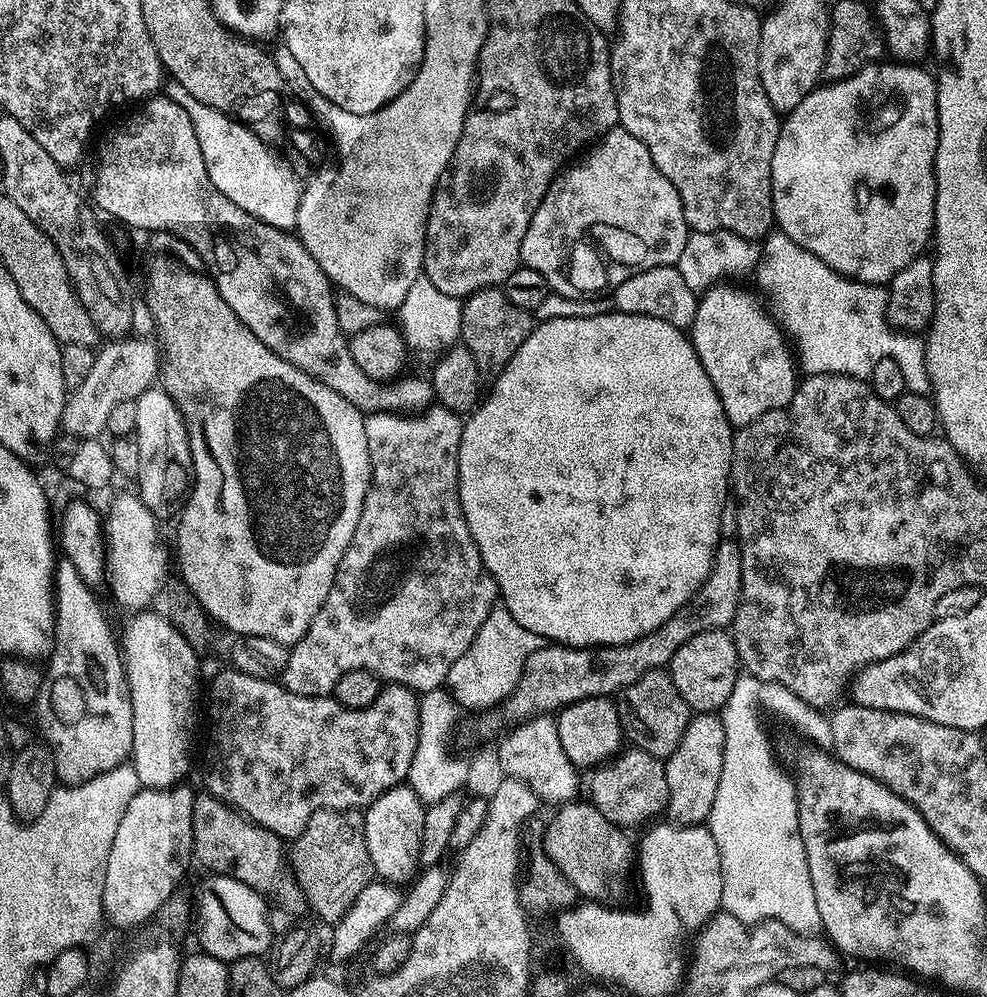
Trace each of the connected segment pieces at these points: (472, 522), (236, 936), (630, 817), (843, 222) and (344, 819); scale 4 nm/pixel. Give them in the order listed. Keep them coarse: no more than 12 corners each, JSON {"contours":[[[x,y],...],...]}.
{"contours":[[[539,321],[460,505],[545,642],[700,591],[734,429],[689,333]],[[208,874],[199,947],[225,962],[274,944],[265,897]],[[635,746],[599,765],[590,803],[625,830],[663,817],[664,760]],[[867,64],[783,117],[779,231],[887,285],[936,227],[936,78]],[[323,808],[291,845],[305,905],[335,925],[374,880],[363,811]]]}

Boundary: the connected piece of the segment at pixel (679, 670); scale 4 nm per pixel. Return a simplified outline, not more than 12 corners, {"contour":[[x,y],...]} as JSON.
{"contour":[[731,631],[694,634],[670,675],[696,714],[719,713],[740,671]]}

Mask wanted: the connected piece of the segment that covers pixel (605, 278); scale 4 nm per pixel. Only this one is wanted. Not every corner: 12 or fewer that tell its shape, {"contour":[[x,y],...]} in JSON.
{"contour":[[619,126],[546,190],[521,265],[592,298],[676,266],[682,198]]}

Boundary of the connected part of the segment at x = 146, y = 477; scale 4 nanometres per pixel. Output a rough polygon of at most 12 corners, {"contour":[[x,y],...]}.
{"contour":[[174,398],[135,402],[145,506],[165,518],[190,488],[192,451]]}

